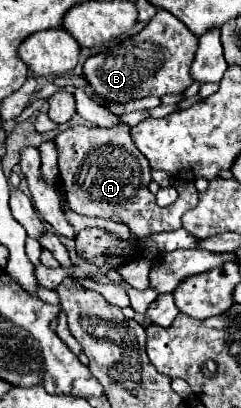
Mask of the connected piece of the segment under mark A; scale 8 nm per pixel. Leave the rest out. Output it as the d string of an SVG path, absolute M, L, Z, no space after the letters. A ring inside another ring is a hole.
M120 124L114 128L98 126L72 126L54 138L58 146L58 170L66 190L68 206L82 216L100 216L114 222L124 222L134 236L150 236L166 230L182 228L182 214L198 204L198 190L194 182L178 180L177 200L166 208L156 204L154 194L148 190L150 164L146 156L136 150L130 138L130 126Z

